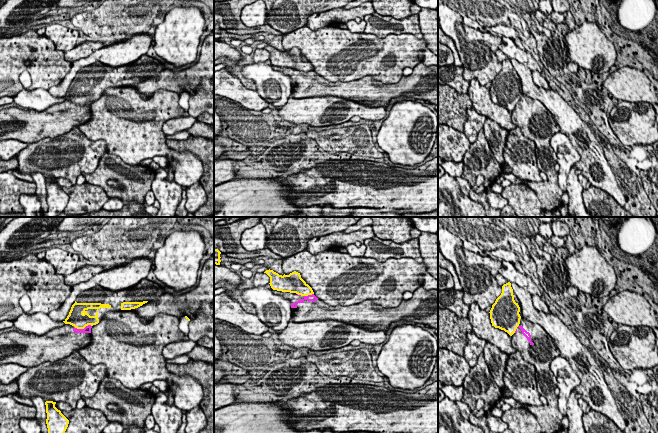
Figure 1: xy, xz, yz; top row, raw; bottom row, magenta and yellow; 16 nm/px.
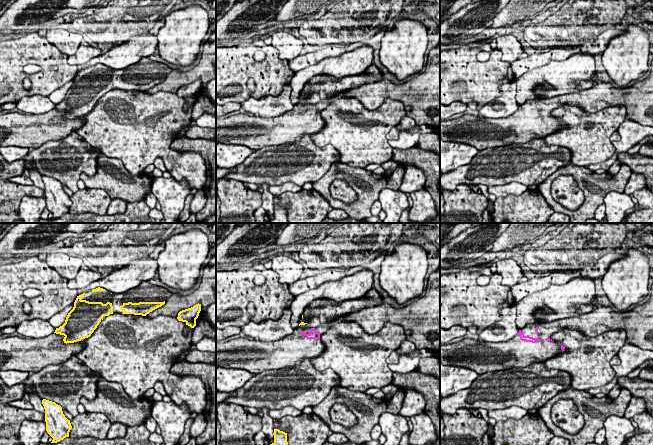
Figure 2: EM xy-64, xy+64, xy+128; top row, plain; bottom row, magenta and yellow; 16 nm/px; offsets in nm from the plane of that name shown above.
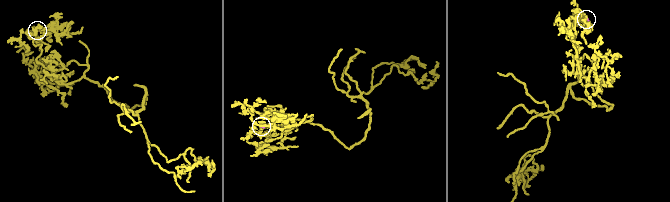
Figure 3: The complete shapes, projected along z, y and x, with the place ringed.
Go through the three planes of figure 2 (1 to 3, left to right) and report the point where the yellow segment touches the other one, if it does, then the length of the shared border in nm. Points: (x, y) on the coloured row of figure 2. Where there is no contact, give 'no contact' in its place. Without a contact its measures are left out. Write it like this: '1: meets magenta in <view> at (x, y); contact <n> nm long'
1: no contact
2: no contact
3: no contact

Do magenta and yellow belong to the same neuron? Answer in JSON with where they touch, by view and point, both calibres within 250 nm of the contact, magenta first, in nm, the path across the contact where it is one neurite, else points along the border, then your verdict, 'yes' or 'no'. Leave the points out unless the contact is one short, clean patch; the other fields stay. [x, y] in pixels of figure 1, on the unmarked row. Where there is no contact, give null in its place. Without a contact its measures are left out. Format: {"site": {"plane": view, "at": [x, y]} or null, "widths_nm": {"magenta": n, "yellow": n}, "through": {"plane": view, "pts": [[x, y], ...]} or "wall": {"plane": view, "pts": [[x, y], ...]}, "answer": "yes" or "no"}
{"site": {"plane": "xy", "at": [82, 105]}, "widths_nm": {"magenta": 120, "yellow": 280}, "wall": {"plane": "xy", "pts": [[91, 101], [86, 101], [83, 104], [74, 103]]}, "answer": "no"}

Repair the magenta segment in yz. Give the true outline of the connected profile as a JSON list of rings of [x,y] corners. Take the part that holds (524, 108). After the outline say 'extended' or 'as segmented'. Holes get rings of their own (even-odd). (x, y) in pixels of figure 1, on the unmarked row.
[[[523,93],[520,98],[512,111],[512,122],[520,128],[524,138],[535,143],[538,168],[547,175],[546,181],[530,181],[527,185],[536,193],[543,211],[553,211],[563,206],[563,191],[558,186],[558,172],[555,170],[557,155],[550,146],[550,138],[560,132],[560,127],[540,101]]]; extended

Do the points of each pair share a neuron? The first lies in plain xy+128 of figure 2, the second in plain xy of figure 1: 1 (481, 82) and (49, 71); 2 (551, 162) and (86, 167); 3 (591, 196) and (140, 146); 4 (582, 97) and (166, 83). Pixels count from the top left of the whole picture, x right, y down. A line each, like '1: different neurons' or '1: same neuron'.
1: same neuron
2: same neuron
3: different neurons
4: same neuron

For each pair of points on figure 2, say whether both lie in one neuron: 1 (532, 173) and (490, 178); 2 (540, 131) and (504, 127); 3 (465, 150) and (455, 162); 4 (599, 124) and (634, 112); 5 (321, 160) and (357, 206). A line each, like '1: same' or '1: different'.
1: same
2: same
3: same
4: different
5: different

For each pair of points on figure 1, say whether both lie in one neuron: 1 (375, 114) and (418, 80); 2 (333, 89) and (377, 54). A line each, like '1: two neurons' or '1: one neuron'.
1: two neurons
2: two neurons

